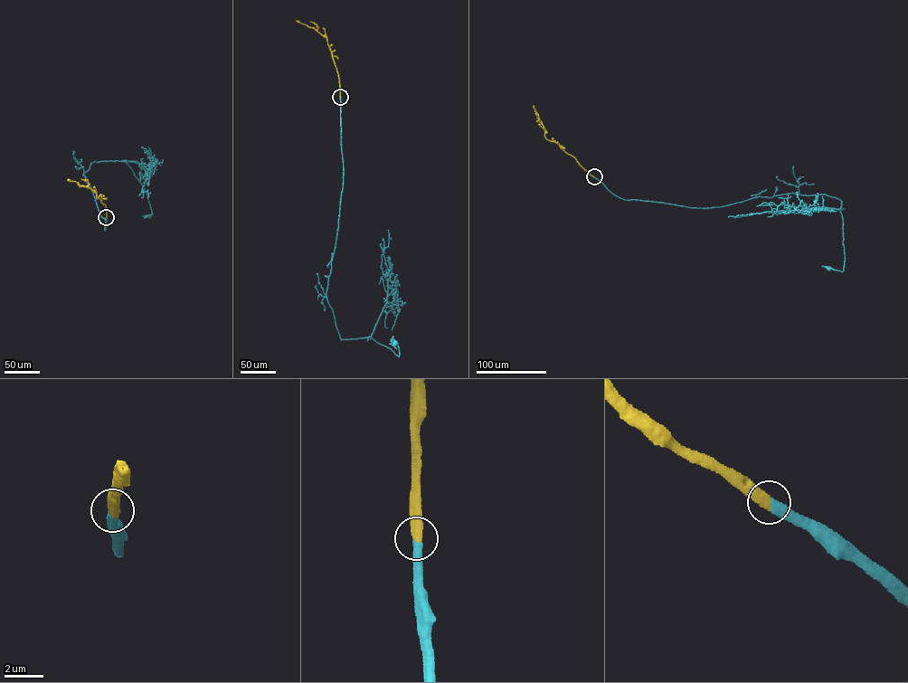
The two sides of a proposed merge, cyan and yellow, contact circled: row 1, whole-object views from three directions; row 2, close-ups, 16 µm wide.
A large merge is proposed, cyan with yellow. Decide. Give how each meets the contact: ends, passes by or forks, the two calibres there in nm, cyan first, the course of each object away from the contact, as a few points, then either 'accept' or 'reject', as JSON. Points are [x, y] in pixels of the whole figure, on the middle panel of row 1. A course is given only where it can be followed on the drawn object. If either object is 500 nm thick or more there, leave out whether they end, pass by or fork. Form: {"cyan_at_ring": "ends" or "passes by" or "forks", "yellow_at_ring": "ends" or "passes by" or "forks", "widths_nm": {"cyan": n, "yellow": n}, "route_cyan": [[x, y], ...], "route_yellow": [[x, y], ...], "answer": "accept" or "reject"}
{"widths_nm": {"cyan": 500, "yellow": 550}, "route_cyan": [[340, 97], [343, 184], [326, 297], [341, 339], [370, 336], [399, 356], [398, 346], [394, 343]], "route_yellow": [[340, 97], [337, 72], [326, 36], [296, 21]], "answer": "accept"}

